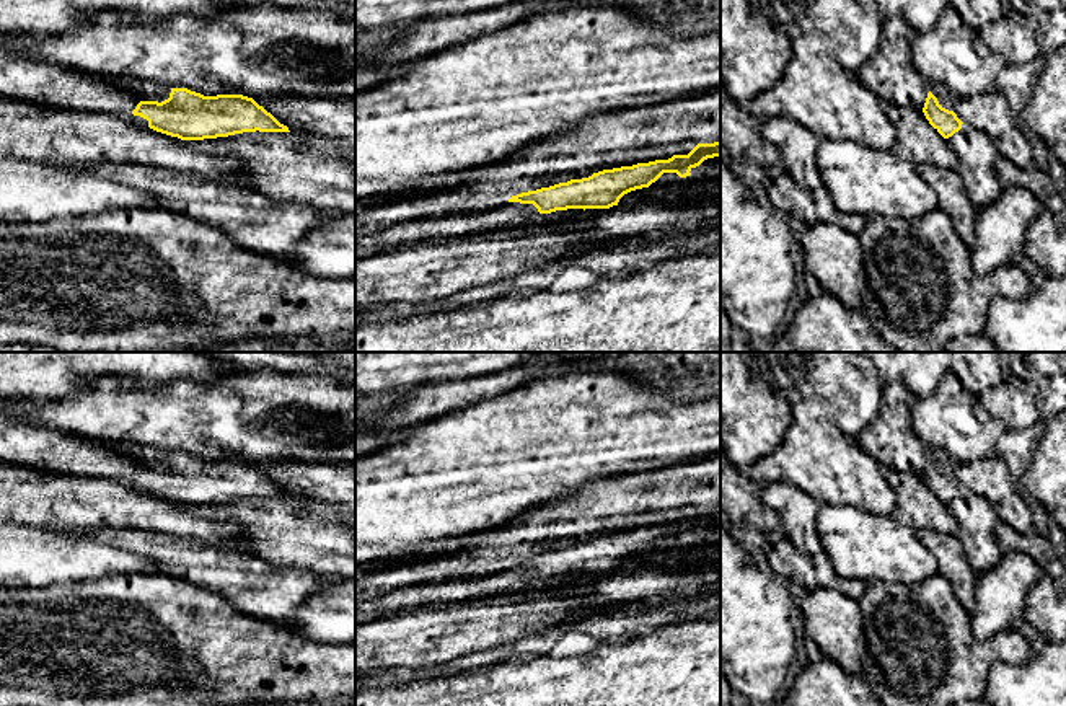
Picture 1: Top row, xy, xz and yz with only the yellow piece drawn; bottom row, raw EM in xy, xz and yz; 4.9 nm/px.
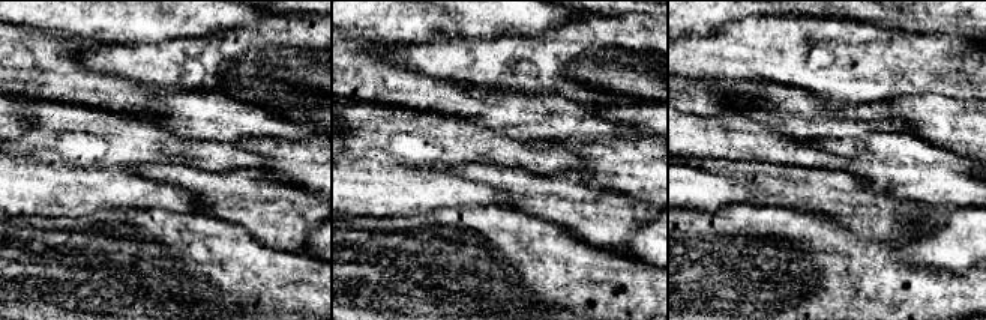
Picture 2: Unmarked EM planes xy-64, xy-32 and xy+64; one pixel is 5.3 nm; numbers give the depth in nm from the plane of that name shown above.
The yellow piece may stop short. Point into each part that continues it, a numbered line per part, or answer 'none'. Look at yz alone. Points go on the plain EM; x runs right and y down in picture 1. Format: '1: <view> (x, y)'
1: yz (944, 462)

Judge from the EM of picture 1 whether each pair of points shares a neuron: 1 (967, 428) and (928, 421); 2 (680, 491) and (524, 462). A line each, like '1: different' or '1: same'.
1: same
2: different

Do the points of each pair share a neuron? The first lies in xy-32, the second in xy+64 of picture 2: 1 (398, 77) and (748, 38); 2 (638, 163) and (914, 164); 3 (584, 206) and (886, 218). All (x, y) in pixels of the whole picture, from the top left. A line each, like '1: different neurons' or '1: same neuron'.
1: different neurons
2: same neuron
3: same neuron

